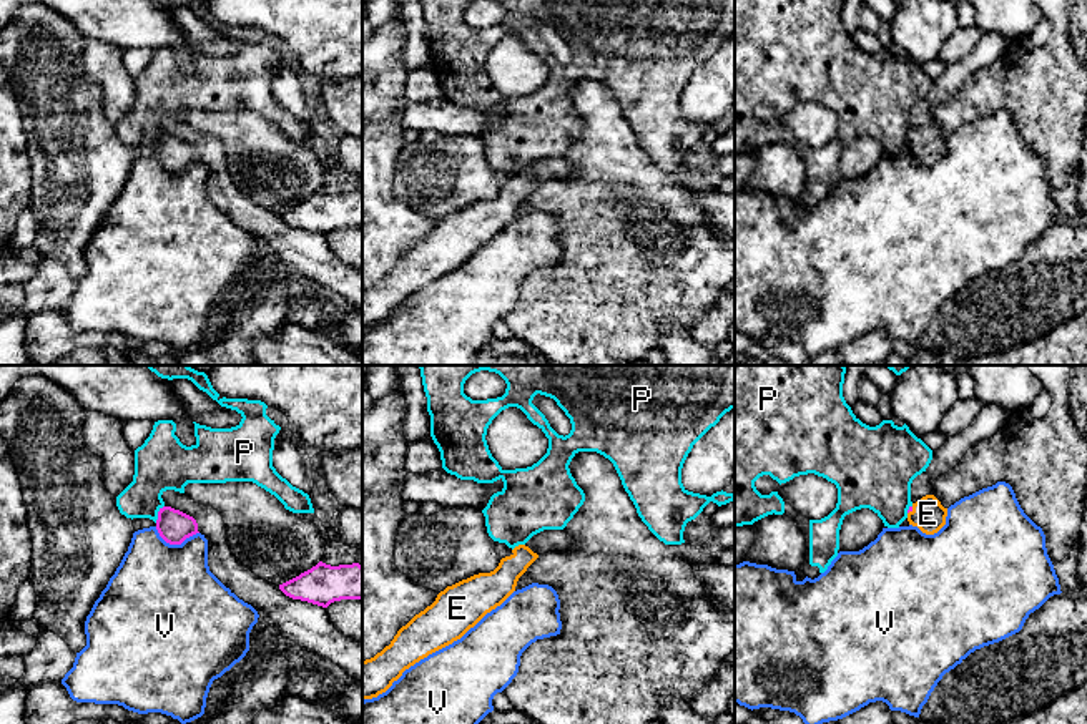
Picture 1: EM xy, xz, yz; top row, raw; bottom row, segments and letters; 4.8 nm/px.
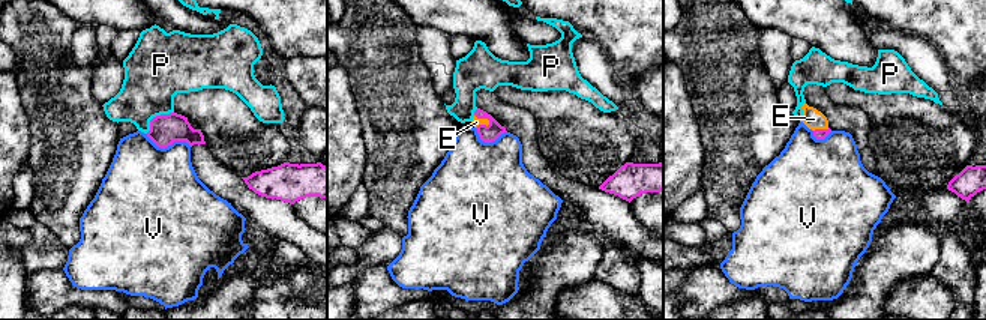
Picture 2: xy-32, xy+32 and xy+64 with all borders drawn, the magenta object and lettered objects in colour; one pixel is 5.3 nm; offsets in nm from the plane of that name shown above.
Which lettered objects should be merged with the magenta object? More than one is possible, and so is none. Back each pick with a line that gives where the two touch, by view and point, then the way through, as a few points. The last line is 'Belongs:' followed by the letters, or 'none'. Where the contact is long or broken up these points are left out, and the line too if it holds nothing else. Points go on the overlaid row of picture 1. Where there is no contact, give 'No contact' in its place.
E: Touches magenta at yz (911, 510). Path across: yz (909, 507), (911, 510), (928, 513)
Belongs: E

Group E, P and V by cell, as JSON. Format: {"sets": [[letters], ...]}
{"sets": [["E"], ["P"], ["V"]]}

